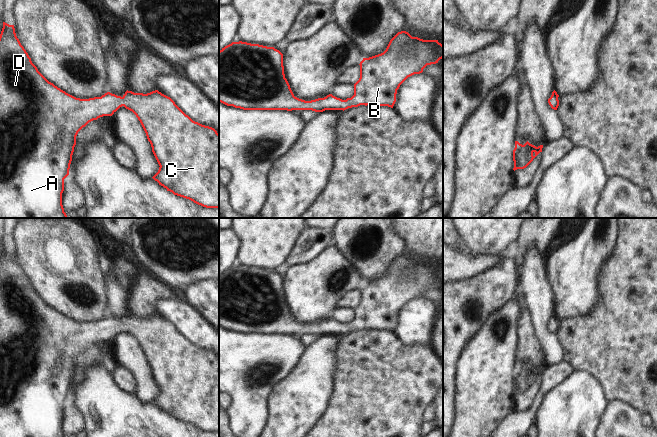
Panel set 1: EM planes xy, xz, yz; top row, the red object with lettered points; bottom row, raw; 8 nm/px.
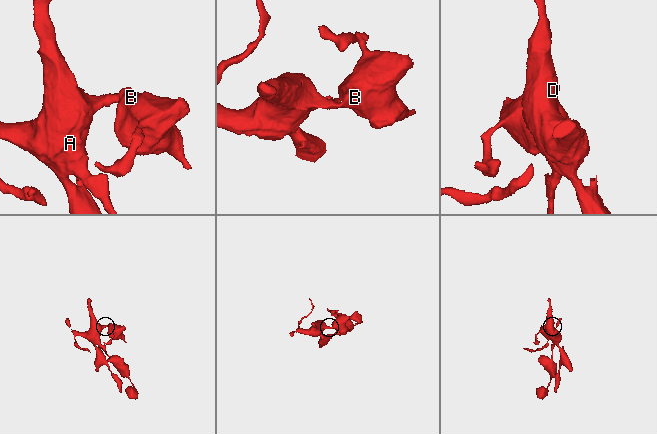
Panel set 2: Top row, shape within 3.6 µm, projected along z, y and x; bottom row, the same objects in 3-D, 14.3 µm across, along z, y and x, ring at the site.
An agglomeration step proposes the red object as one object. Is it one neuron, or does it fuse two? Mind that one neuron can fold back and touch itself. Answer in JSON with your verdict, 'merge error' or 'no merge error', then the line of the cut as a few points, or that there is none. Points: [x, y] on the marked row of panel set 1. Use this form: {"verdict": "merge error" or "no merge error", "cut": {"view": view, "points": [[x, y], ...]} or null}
{"verdict": "no merge error", "cut": null}

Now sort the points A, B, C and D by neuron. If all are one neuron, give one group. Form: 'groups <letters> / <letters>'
groups A B C D

